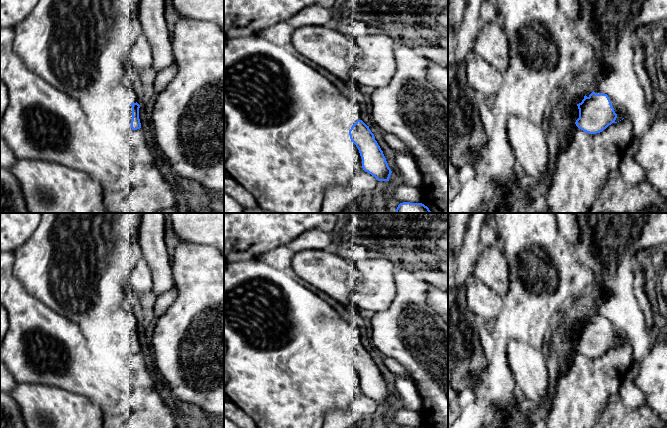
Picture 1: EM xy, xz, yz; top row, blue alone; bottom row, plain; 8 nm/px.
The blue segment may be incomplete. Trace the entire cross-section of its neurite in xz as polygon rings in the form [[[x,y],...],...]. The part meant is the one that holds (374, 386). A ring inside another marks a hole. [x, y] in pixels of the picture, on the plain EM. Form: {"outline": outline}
{"outline": [[[307,315],[299,317],[299,327],[302,334],[308,337],[315,353],[325,362],[334,366],[353,366],[360,377],[361,395],[368,396],[378,405],[389,405],[392,397],[386,382],[375,364],[374,358],[362,345],[362,333],[346,319],[333,317],[319,317],[312,320]]]}

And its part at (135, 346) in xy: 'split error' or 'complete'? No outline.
split error

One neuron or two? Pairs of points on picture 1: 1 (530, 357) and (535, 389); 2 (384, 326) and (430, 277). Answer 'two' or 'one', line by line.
1: one
2: two

